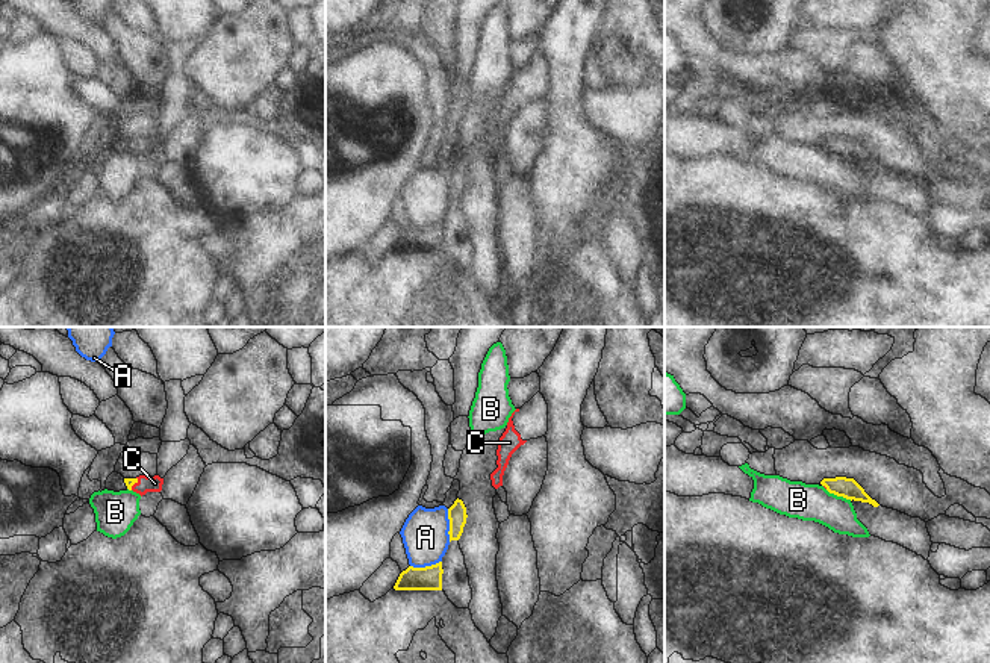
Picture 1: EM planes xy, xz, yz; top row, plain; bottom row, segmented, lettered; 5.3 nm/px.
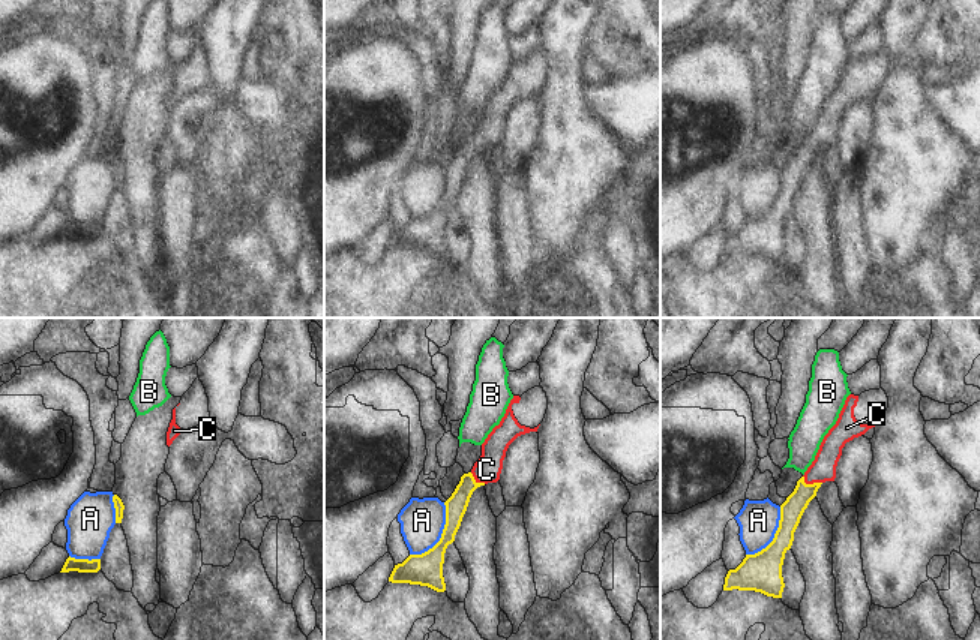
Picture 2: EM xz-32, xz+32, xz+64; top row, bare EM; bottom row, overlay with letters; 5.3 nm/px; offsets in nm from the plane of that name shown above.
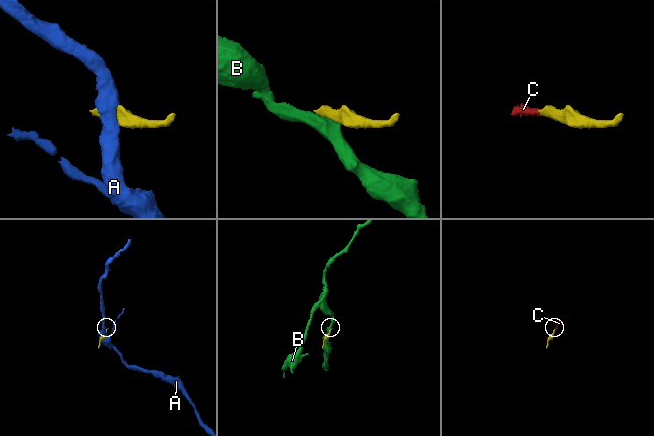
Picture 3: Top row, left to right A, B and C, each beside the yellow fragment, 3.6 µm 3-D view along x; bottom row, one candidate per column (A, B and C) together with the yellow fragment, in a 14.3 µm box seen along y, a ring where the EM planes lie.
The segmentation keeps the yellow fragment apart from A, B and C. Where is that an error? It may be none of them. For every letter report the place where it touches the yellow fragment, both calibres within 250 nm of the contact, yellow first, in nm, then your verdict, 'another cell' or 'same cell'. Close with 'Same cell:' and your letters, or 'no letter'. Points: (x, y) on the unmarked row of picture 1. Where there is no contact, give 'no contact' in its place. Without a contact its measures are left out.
A: xz (450, 186) | 100/240 nm | another cell
B: yz (839, 156) | 110/190 nm | another cell
C: xy (135, 143) | 50/90 nm | same cell
Same cell: C

